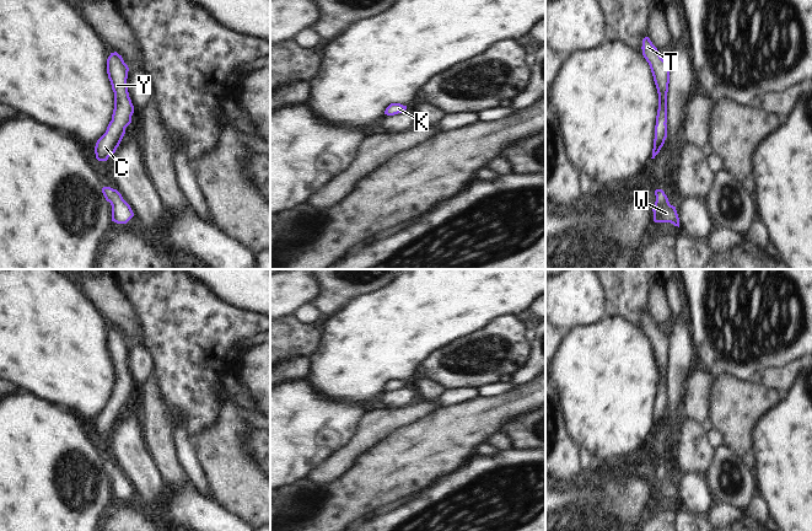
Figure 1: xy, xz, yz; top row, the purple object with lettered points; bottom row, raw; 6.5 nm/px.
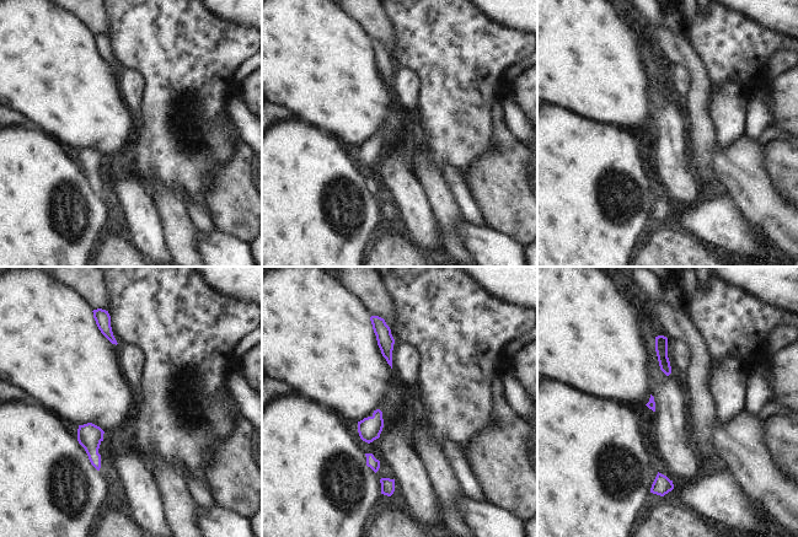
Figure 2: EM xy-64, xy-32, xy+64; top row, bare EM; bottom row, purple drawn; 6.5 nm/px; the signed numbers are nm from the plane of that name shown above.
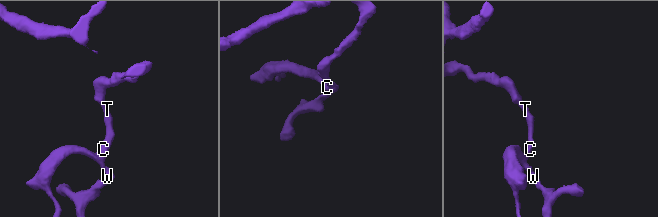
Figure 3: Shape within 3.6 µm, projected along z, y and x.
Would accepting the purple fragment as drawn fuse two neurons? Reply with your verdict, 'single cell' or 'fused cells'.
single cell

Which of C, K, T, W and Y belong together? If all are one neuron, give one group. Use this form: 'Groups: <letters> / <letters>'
Groups: C K T W Y.

